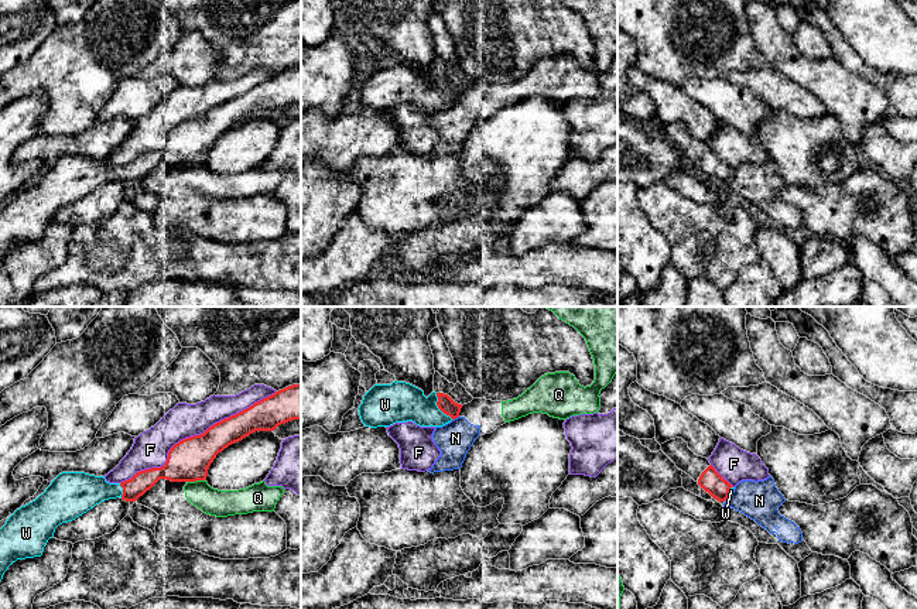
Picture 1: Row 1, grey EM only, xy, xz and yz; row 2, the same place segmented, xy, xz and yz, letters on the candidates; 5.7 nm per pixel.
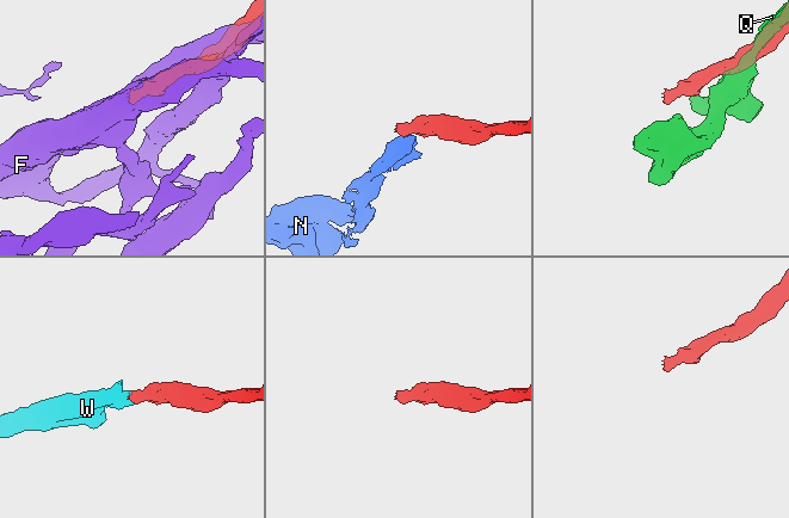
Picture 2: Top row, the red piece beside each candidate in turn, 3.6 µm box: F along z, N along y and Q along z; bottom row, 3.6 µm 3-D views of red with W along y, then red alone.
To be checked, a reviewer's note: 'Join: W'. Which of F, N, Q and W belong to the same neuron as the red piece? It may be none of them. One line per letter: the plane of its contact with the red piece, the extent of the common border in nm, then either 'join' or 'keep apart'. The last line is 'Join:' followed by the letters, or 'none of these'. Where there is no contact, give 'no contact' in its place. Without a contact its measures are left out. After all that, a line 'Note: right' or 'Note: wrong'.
F: xy | 1050 nm | keep apart
N: xz | 50 nm | keep apart
Q: xy | 110 nm | keep apart
W: xz | 180 nm | join
Join: W
Note: right

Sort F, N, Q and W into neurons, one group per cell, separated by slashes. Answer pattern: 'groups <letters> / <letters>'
groups F / N Q / W

